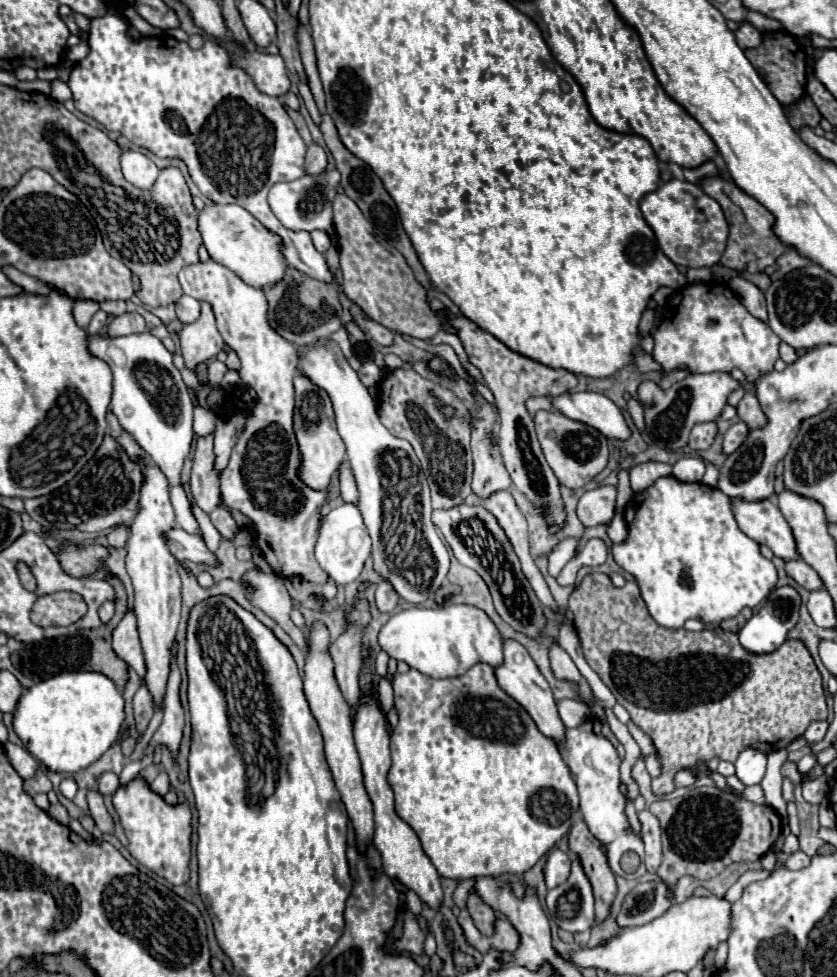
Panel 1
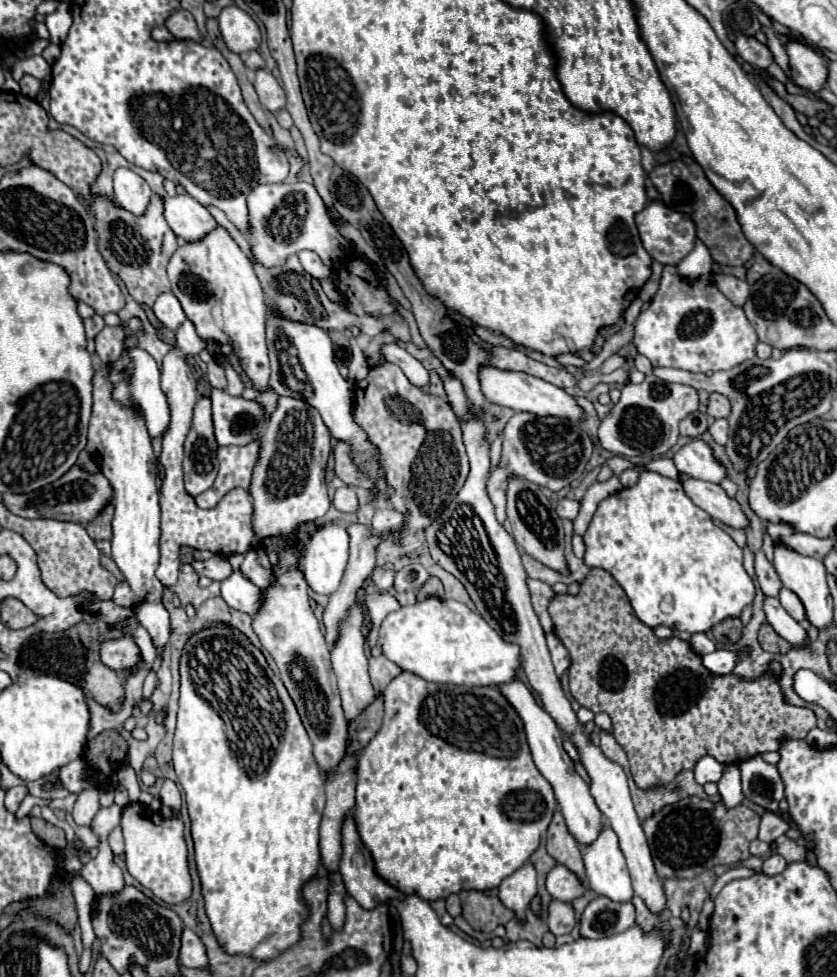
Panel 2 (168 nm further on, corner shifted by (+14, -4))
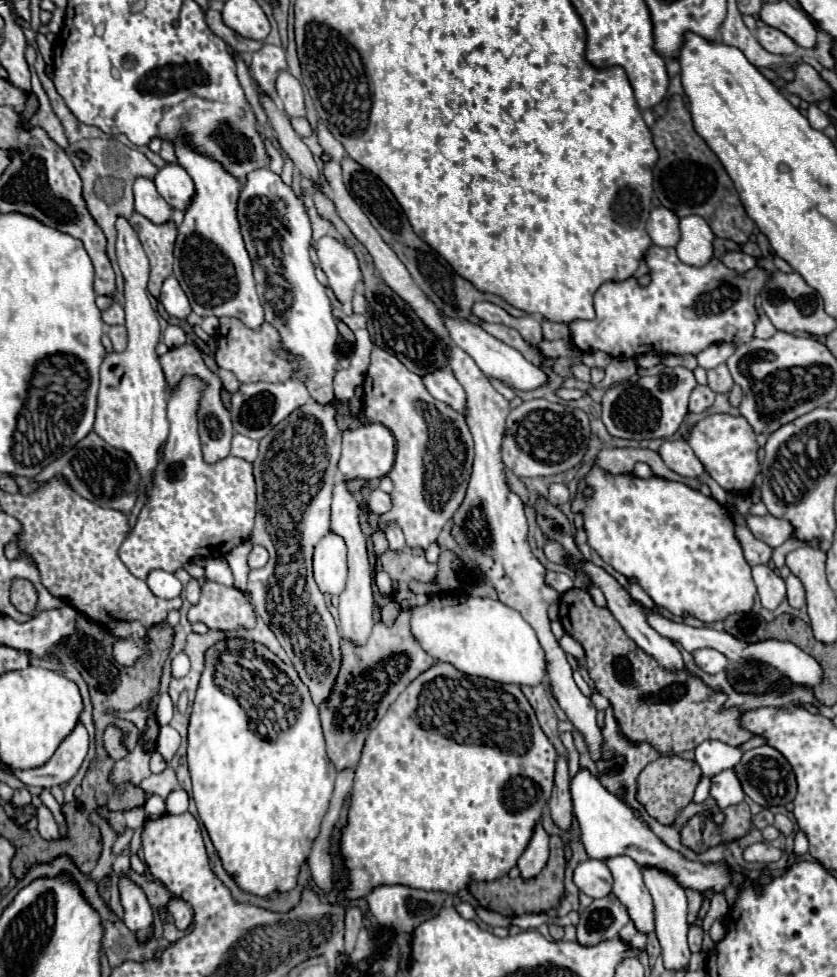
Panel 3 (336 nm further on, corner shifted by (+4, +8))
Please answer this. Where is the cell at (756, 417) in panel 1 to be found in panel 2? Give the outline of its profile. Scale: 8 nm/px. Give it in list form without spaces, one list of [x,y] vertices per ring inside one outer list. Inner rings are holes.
[[[717,392],[709,394],[709,404],[707,404],[707,414],[709,416],[727,418],[729,416],[729,408],[731,408],[731,404],[723,394],[717,394]]]

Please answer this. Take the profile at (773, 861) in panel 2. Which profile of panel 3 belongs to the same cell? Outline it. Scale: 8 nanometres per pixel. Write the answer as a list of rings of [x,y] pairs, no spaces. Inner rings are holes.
[[[763,842],[763,844],[753,844],[753,846],[745,848],[745,852],[743,852],[743,858],[745,858],[747,862],[775,862],[775,860],[779,860],[781,856],[783,856],[783,850],[767,844],[767,842]]]

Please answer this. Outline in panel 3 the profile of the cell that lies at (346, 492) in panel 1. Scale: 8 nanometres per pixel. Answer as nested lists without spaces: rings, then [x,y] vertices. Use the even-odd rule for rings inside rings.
[[[379,488],[371,490],[371,494],[369,494],[369,508],[371,508],[375,514],[387,512],[387,510],[391,508],[391,498],[389,498],[389,494],[381,492]]]

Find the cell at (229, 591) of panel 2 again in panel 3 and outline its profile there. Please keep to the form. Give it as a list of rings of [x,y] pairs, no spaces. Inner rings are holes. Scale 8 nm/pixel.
[[[209,558],[205,562],[205,576],[213,582],[219,582],[219,584],[225,584],[225,586],[231,586],[231,570],[227,564],[223,564],[223,558]]]

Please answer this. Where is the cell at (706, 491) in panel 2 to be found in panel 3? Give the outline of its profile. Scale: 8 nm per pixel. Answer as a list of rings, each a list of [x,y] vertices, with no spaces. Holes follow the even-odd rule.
[[[685,440],[663,442],[663,446],[659,448],[659,454],[665,460],[665,464],[681,476],[703,478],[707,474],[701,460],[695,456],[695,452],[691,450],[691,446]]]

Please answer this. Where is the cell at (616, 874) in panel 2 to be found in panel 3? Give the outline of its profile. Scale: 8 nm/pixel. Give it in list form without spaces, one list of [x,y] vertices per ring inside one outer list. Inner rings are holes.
[[[613,856],[605,864],[613,874],[613,894],[627,906],[637,930],[653,932],[653,902],[635,860],[629,856]]]

